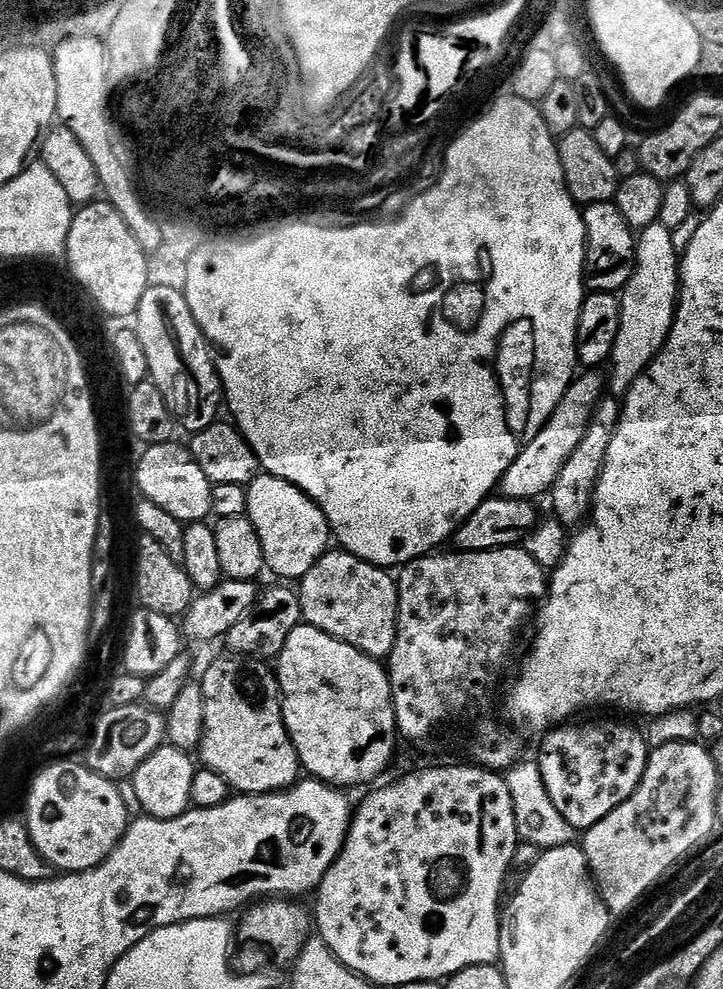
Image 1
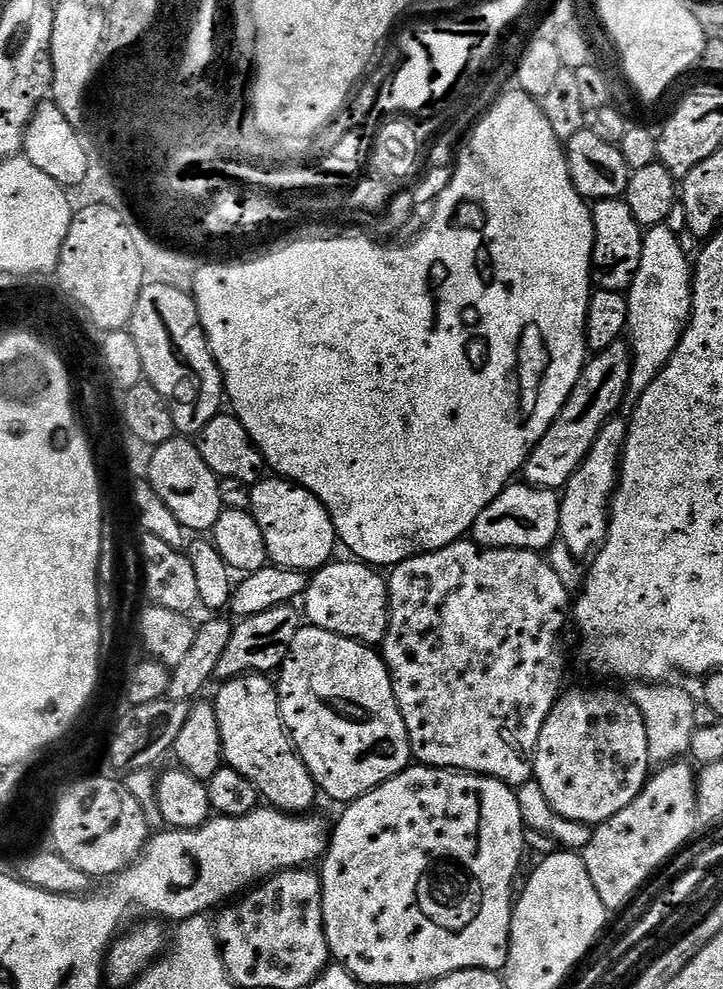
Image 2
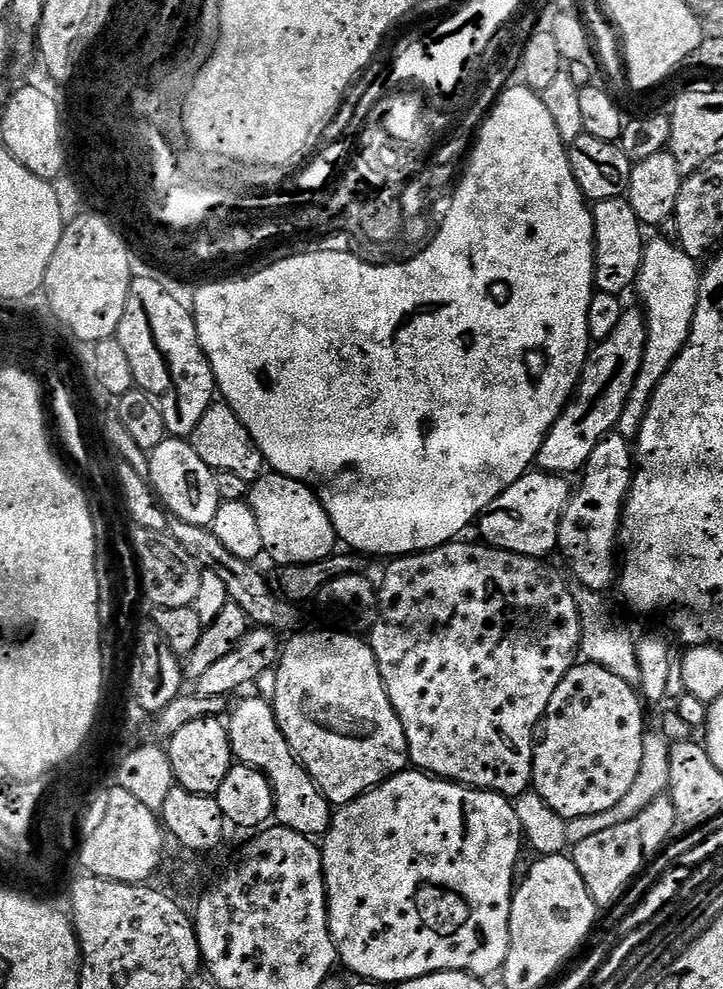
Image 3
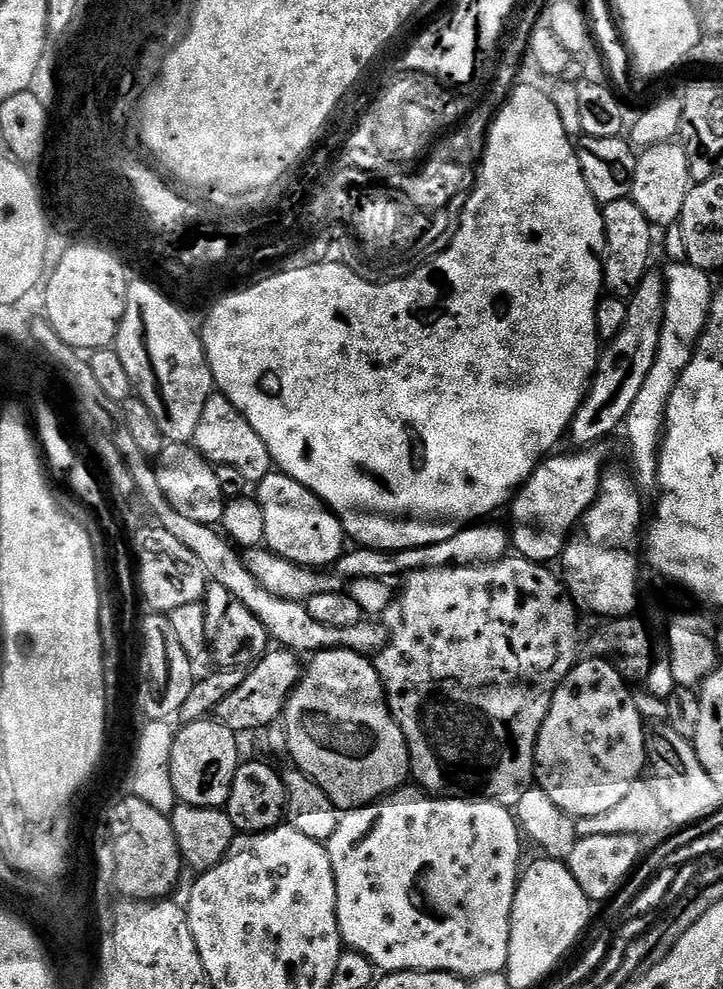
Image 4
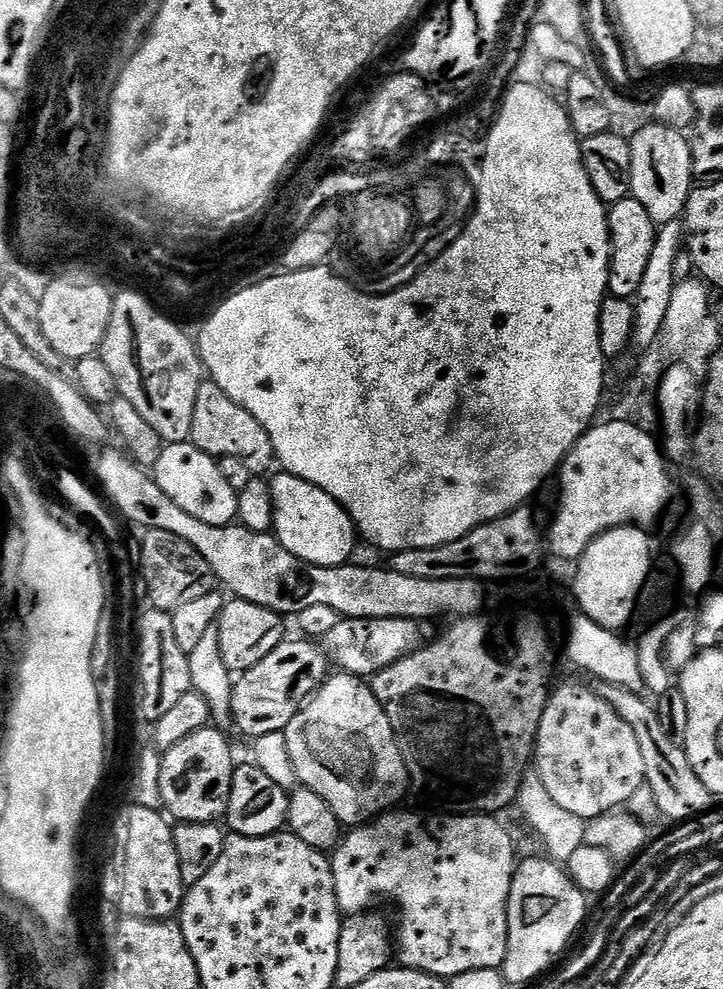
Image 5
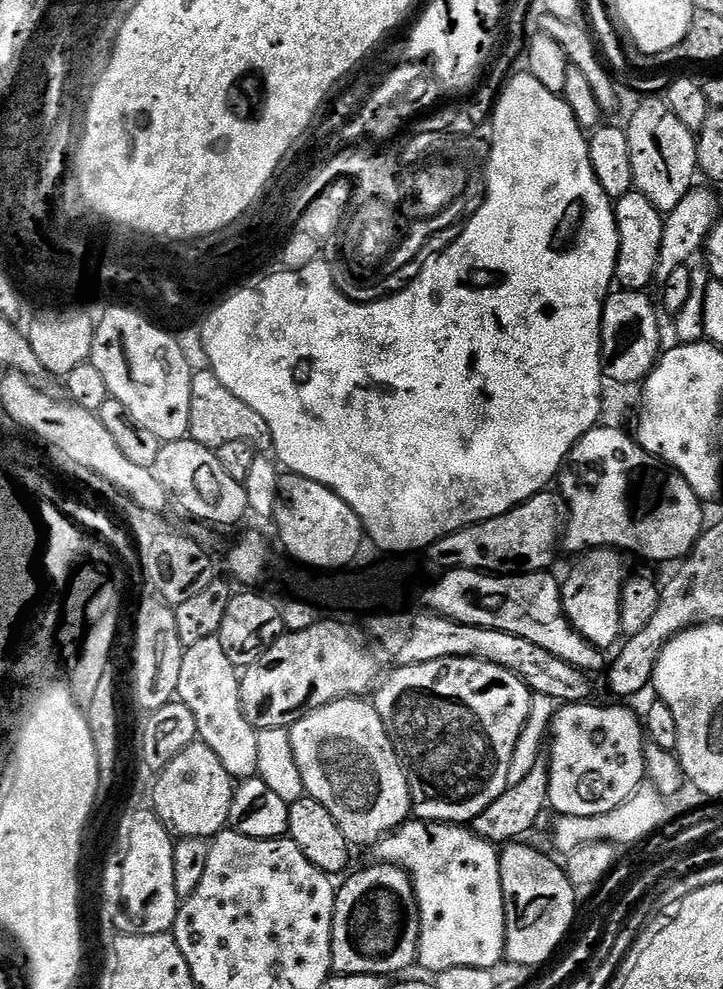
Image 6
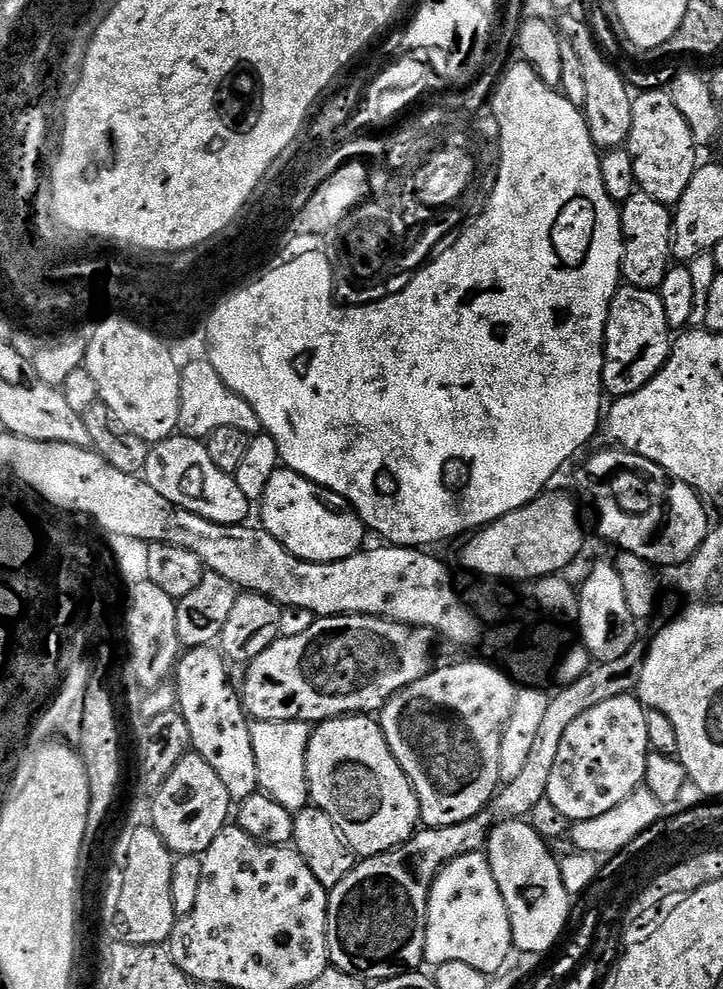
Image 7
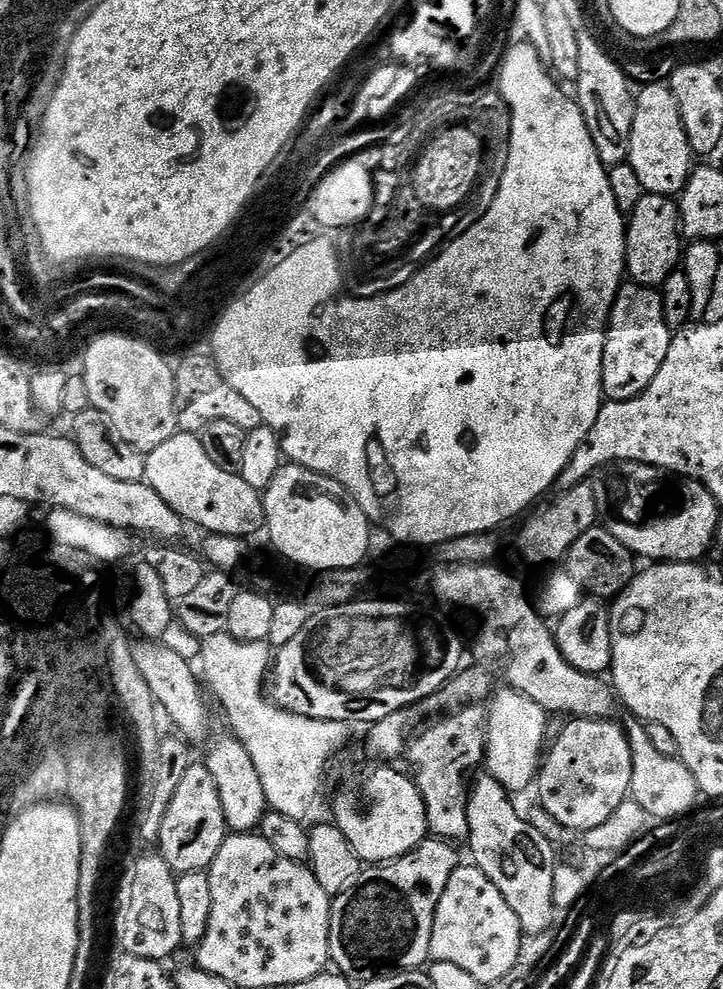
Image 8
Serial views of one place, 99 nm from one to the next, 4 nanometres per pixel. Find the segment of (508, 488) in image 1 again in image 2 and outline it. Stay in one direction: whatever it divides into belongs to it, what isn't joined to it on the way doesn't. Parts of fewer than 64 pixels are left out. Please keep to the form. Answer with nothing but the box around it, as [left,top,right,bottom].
[522,342,634,489]

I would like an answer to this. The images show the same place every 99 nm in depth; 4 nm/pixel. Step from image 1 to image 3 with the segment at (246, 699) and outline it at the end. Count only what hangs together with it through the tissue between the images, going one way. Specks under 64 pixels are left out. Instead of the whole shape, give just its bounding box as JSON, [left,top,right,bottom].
[226,696,333,838]

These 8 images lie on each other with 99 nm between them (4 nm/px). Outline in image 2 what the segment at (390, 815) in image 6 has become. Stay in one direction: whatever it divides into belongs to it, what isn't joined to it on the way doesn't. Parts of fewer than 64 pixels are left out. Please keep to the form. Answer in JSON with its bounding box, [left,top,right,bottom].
[276,626,414,802]

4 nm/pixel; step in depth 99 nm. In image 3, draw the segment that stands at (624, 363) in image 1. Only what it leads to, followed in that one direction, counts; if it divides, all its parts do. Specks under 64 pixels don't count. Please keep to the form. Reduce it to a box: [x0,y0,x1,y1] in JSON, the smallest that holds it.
[634,239,702,393]

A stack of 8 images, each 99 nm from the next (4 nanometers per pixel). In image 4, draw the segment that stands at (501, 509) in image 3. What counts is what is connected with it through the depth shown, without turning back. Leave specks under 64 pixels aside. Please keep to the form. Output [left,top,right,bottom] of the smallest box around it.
[510,450,606,564]

